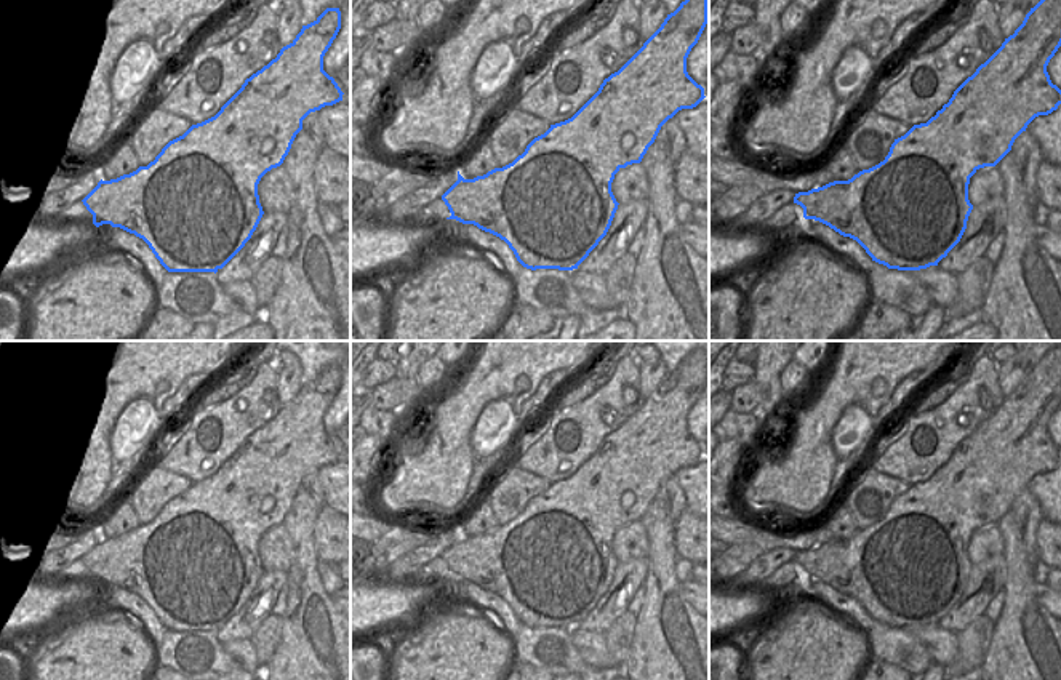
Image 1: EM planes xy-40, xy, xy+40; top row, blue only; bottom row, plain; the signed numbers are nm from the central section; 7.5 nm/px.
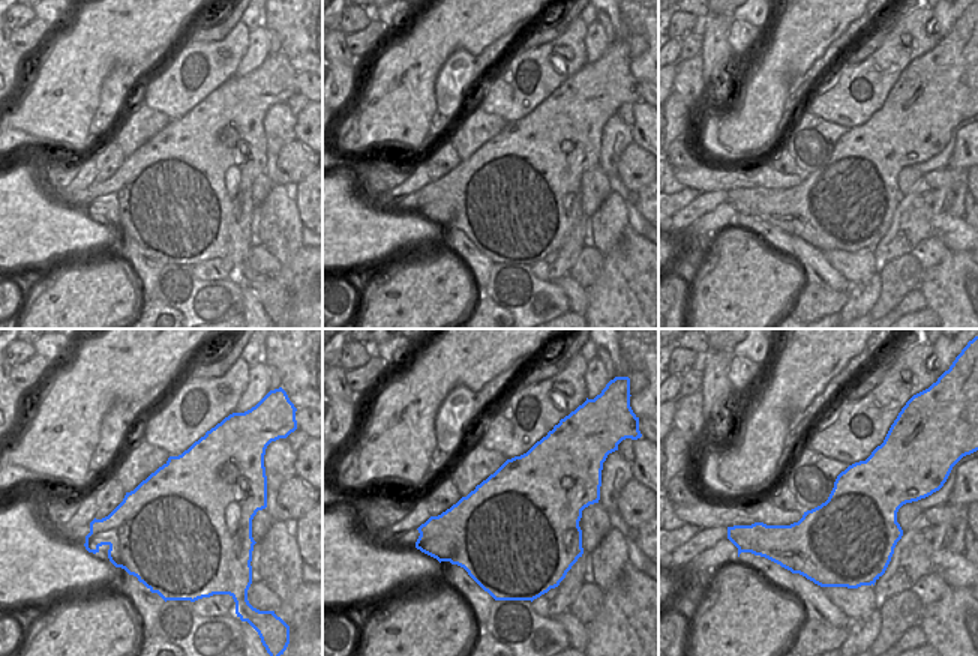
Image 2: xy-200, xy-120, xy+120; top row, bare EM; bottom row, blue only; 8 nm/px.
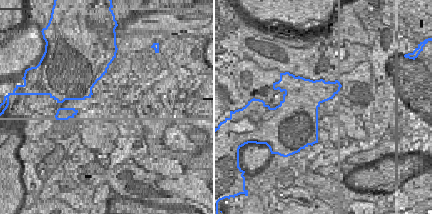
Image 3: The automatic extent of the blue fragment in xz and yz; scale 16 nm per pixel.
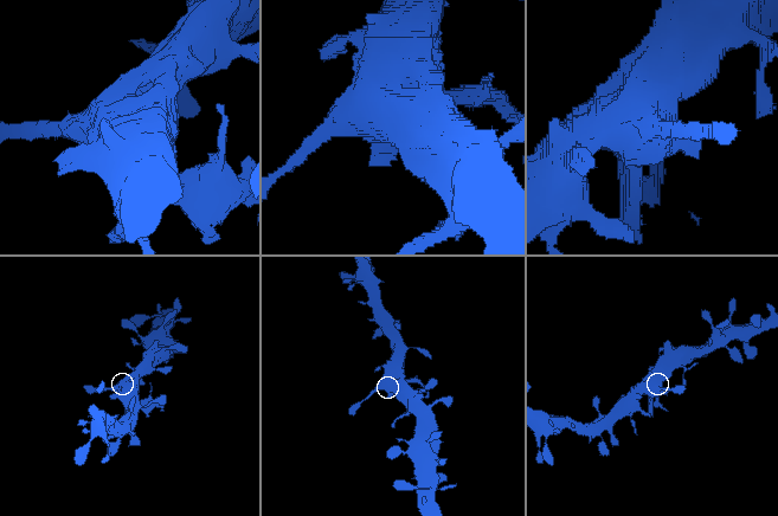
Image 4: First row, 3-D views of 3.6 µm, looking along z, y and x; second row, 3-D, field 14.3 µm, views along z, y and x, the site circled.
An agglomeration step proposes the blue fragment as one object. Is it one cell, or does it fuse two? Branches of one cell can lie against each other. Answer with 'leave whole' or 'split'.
split

